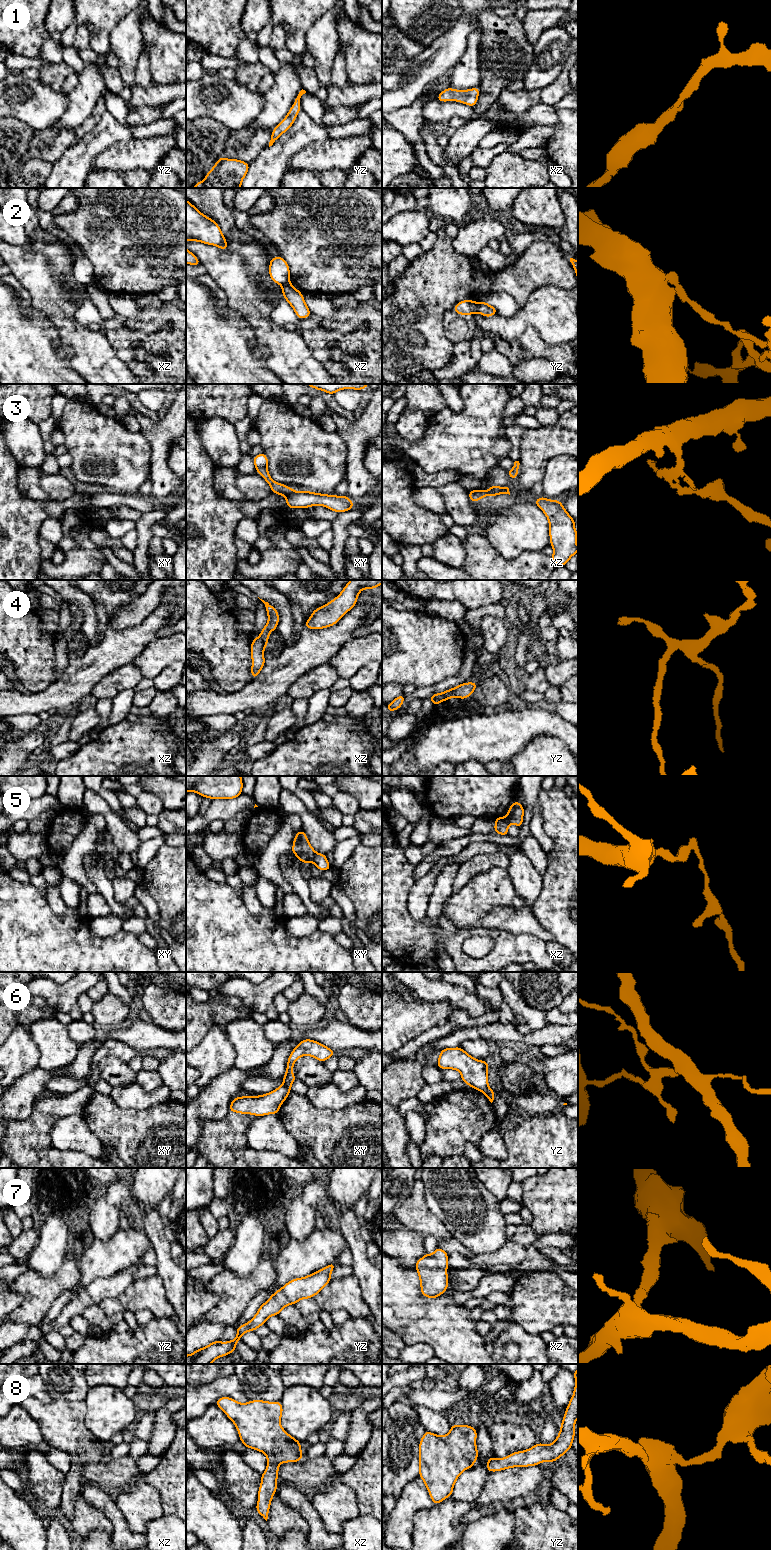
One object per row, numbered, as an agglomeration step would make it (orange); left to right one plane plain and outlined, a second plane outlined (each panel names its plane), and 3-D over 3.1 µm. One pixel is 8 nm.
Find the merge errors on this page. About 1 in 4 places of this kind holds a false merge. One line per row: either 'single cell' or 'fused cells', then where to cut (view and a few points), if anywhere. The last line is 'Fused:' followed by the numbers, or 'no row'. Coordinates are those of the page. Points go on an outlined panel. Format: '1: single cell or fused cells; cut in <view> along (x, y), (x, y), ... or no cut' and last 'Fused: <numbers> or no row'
1: single cell; no cut
2: fused cells; cut in yz along (478, 303), (476, 311)
3: fused cells; cut in xy along (294, 491), (285, 496)
4: fused cells; cut in xz along (258, 637), (266, 645)
5: fused cells; cut in xy along (316, 853), (311, 861)
6: fused cells; cut in xy along (283, 1084), (289, 1089)
7: single cell; no cut
8: single cell; no cut
Fused: 2, 3, 4, 5, 6

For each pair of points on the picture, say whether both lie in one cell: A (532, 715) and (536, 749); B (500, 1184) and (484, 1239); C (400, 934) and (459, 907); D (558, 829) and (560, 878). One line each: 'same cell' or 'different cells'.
A: different cells
B: different cells
C: different cells
D: same cell

